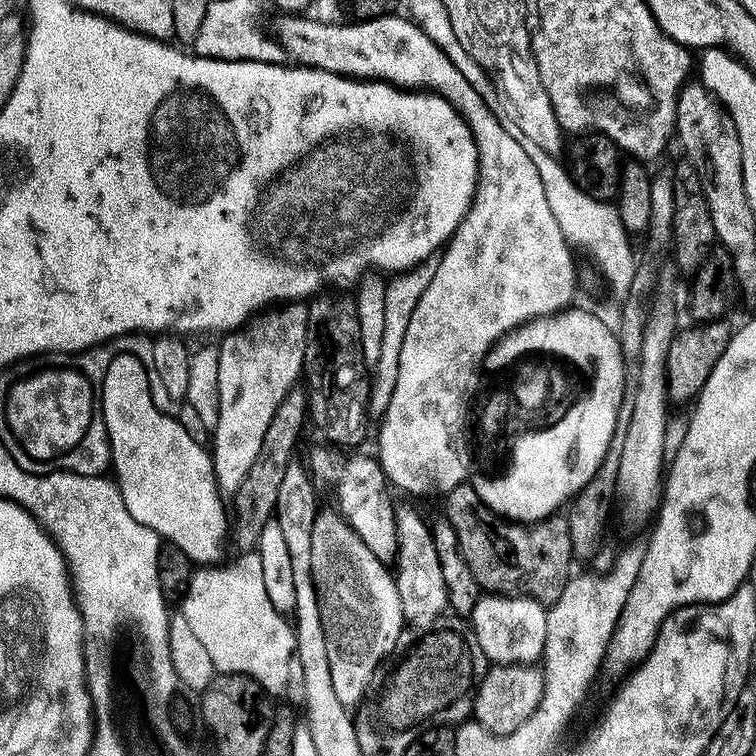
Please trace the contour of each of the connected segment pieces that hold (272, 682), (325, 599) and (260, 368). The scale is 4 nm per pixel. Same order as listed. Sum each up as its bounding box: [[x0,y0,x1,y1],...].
[[182,550,296,694],[310,510,406,710],[210,302,310,494]]

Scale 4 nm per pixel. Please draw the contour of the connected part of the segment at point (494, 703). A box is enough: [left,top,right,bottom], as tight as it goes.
[471,663,544,736]

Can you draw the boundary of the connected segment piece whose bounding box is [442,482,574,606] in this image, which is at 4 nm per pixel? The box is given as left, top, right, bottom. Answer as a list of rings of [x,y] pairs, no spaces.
[[[465,482],[454,486],[443,497],[444,512],[443,519],[448,520],[450,526],[457,534],[457,542],[460,547],[462,558],[470,571],[480,584],[481,589],[488,594],[499,594],[501,596],[528,596],[539,604],[550,606],[562,594],[570,577],[573,575],[574,557],[572,554],[570,540],[570,526],[568,517],[564,514],[553,514],[544,520],[533,520],[531,522],[496,522],[500,524],[487,524],[484,520],[476,517],[476,512],[483,513],[485,506],[478,498],[471,482]]]

